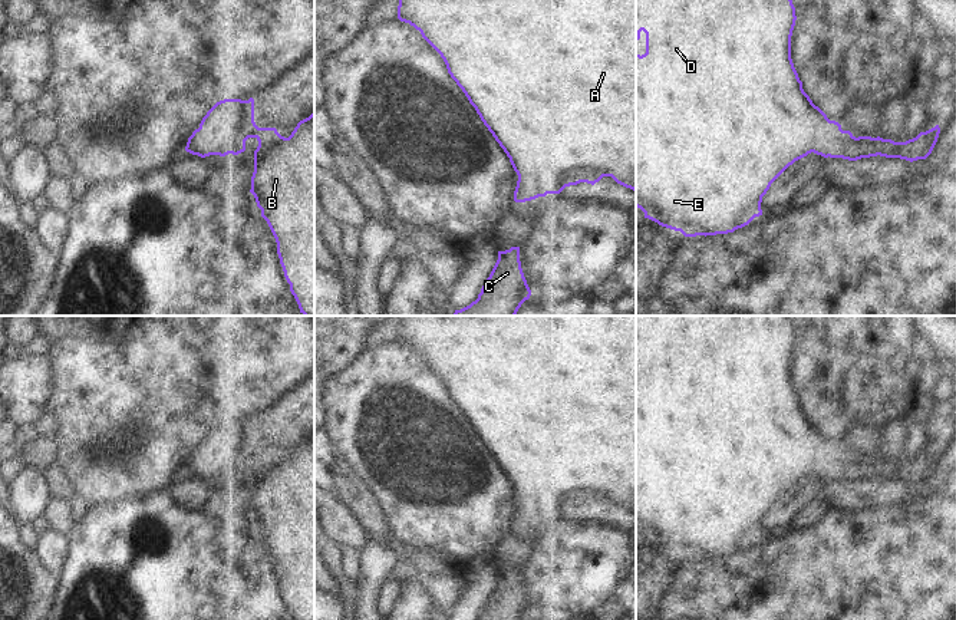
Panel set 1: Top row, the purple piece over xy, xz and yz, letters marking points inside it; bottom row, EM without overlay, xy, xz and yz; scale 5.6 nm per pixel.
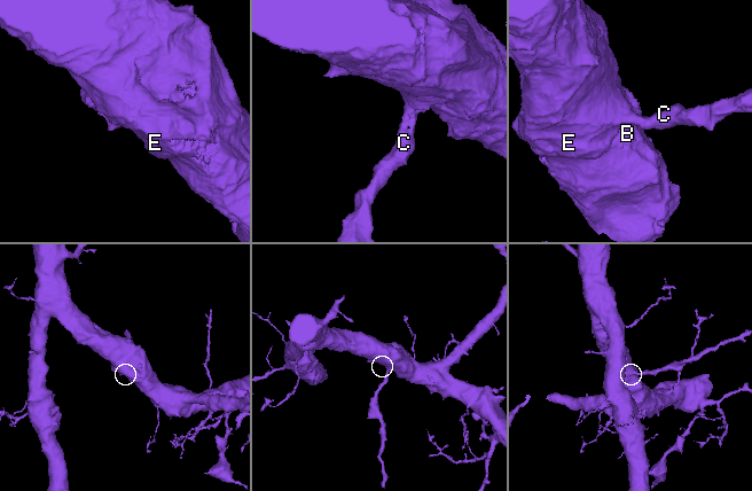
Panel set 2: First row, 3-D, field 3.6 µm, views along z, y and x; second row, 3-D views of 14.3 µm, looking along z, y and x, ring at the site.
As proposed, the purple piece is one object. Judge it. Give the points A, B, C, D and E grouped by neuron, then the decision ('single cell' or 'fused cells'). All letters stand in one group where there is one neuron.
A B C D E; single cell

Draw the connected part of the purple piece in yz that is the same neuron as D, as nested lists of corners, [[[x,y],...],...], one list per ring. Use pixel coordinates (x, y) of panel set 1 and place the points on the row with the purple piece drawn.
[[[636,0],[636,40],[640,39],[642,30],[646,33],[646,53],[642,56],[636,55],[636,207],[645,212],[645,218],[662,227],[680,231],[685,237],[728,234],[762,215],[762,197],[771,184],[789,165],[811,152],[824,158],[843,158],[848,161],[880,155],[910,162],[926,159],[932,154],[940,133],[939,125],[920,132],[916,138],[906,142],[894,142],[880,136],[856,138],[850,131],[843,131],[838,122],[830,121],[804,92],[802,82],[794,67],[791,36],[795,20],[792,0]]]

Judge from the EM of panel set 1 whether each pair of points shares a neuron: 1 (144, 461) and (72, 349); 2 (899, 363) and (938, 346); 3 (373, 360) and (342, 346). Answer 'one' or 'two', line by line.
1: one
2: two
3: two

